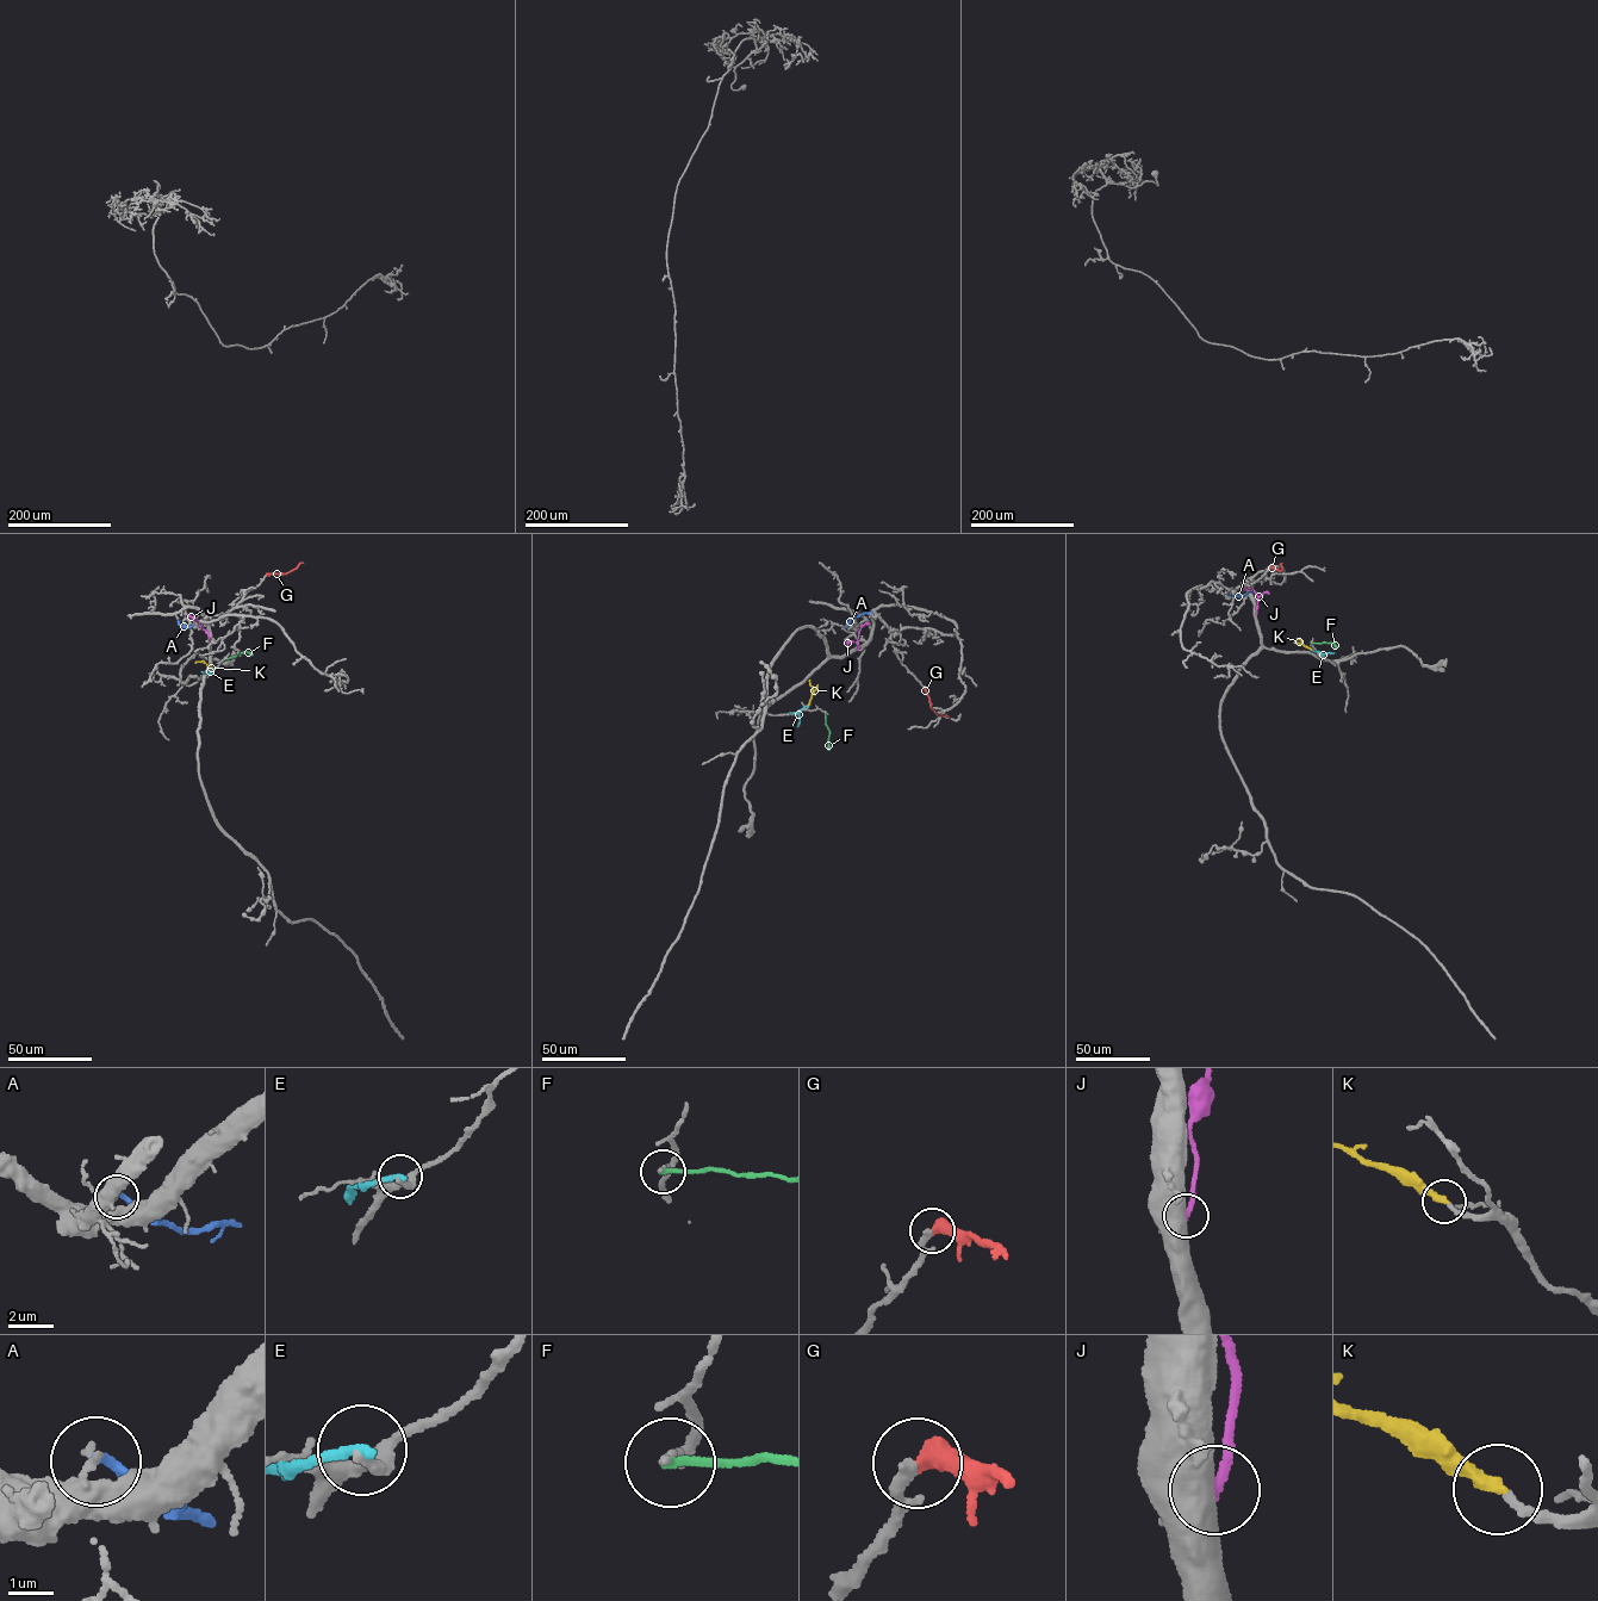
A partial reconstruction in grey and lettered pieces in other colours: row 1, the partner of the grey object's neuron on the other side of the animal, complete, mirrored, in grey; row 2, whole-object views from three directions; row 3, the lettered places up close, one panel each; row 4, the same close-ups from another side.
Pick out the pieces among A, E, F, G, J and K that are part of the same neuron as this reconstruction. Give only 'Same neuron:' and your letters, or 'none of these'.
Same neuron: G, K

